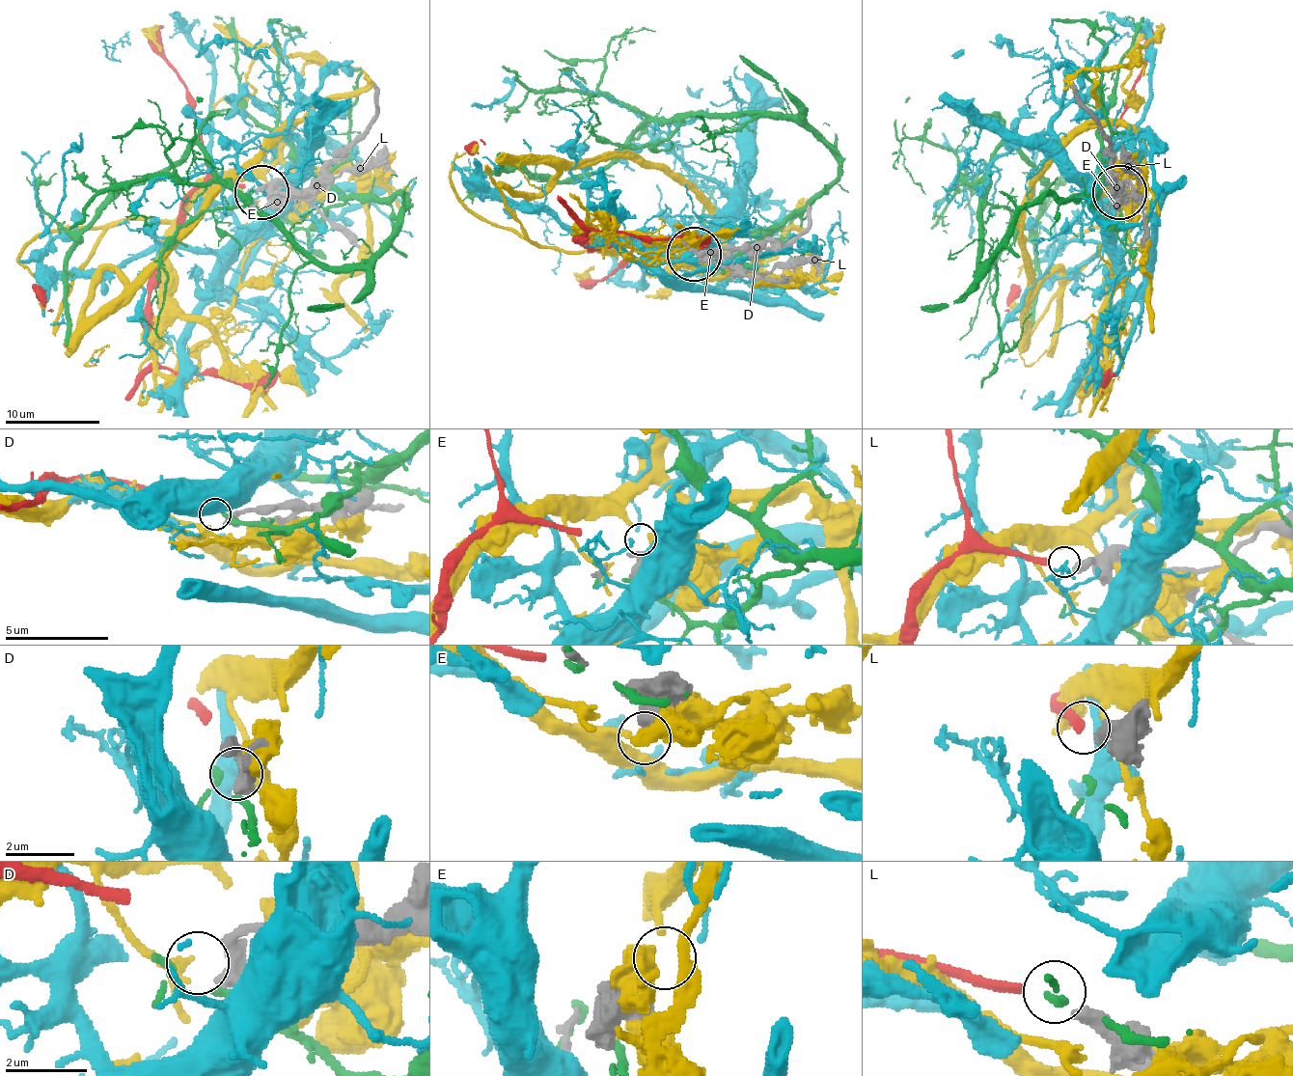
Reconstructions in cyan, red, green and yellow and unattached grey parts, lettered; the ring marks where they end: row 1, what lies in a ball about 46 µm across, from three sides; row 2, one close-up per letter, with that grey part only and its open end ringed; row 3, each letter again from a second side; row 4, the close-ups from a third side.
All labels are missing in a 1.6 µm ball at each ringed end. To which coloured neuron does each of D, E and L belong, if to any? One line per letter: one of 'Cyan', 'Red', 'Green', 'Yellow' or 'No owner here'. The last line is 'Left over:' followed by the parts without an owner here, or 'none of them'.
D: No owner here
E: Yellow
L: Red
Left over: D

